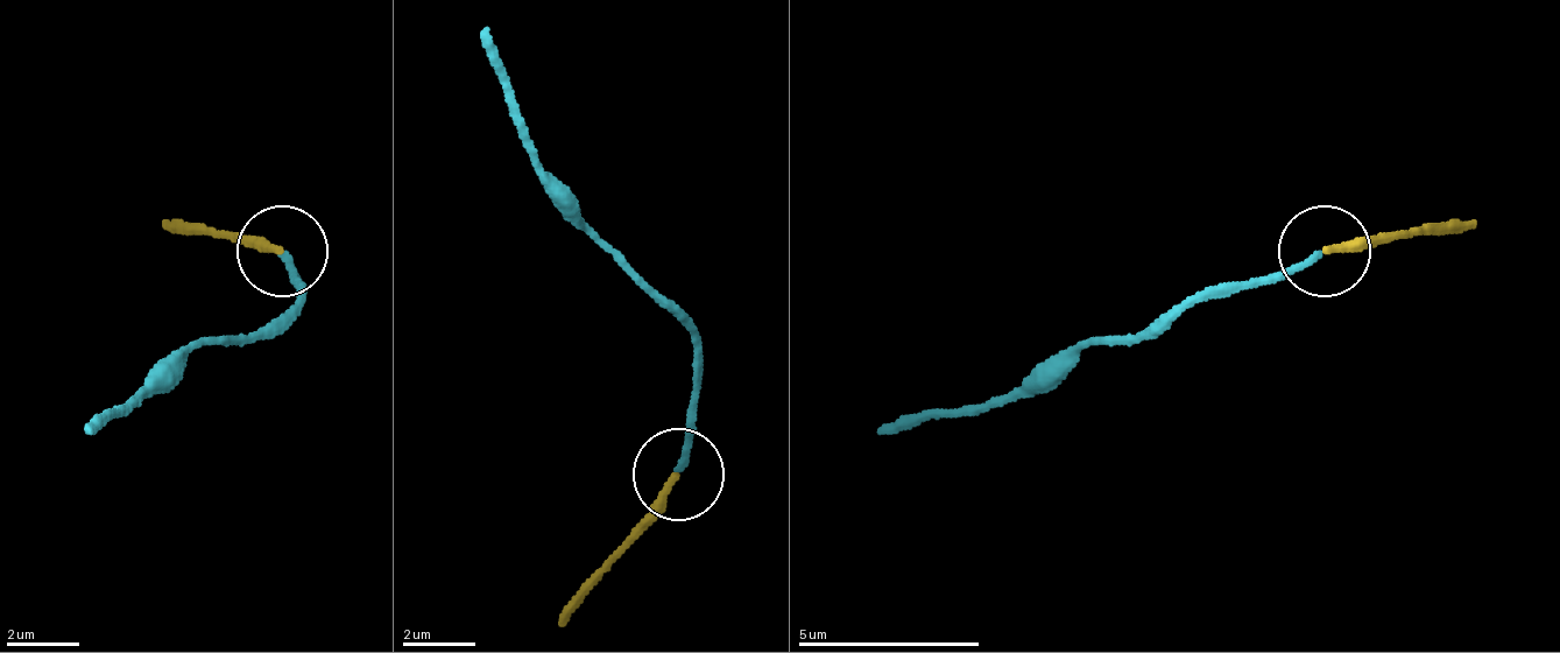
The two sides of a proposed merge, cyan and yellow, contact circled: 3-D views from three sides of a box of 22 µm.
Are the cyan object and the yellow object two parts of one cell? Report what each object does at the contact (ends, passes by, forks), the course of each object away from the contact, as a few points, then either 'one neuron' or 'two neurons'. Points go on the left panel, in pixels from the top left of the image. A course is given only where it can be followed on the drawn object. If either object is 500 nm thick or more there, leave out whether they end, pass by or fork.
cyan ends there; yellow ends there; cyan runs (280, 253), (297, 299), (252, 335), (206, 335), (143, 399), (89, 435); yellow runs (280, 253), (270, 244), (161, 217); one neuron

